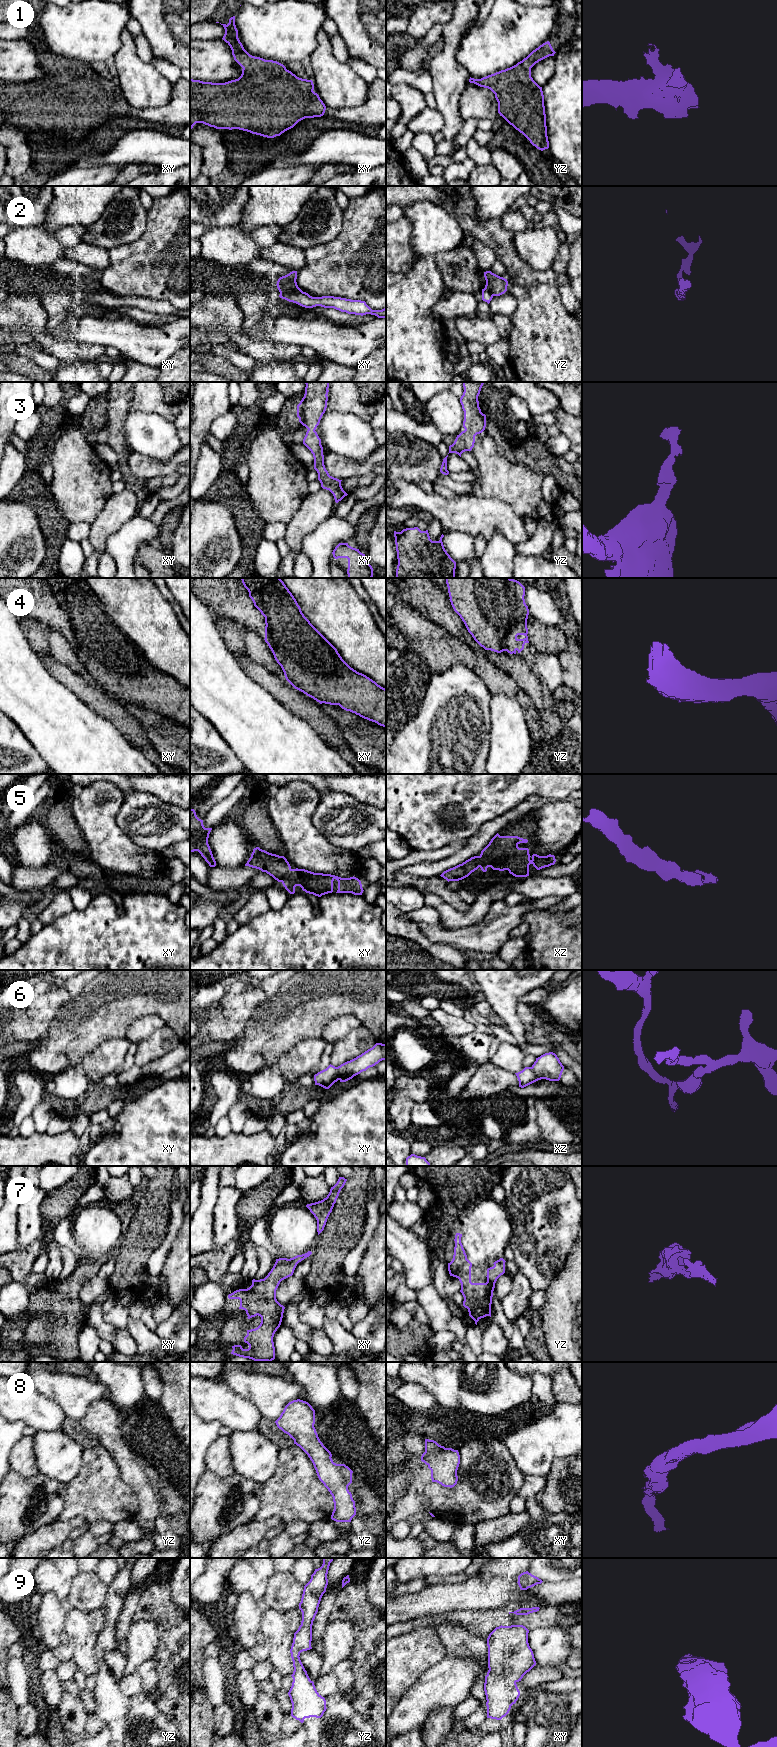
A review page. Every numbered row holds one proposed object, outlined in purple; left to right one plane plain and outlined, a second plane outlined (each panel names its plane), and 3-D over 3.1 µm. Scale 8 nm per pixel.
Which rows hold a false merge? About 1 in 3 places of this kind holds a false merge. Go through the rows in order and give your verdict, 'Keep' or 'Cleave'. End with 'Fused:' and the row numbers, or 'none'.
1: Keep
2: Cleave
3: Keep
4: Cleave
5: Keep
6: Cleave
7: Keep
8: Keep
9: Keep
Fused: 2, 4, 6

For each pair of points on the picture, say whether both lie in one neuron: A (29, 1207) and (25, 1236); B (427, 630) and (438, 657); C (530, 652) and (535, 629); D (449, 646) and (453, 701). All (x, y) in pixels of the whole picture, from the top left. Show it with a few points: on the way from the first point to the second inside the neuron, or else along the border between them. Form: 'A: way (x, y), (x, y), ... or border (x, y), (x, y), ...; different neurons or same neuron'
A: way (29, 1214), (29, 1221), (25, 1229); same neuron
B: way (427, 637), (438, 650); same neuron
C: border (529, 642), (537, 652); different neurons
D: border (450, 666), (465, 664), (473, 671); different neurons

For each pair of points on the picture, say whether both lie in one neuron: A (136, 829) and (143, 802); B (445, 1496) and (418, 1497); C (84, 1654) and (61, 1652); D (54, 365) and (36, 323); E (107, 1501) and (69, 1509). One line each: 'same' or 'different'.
A: same
B: different
C: different
D: different
E: same

